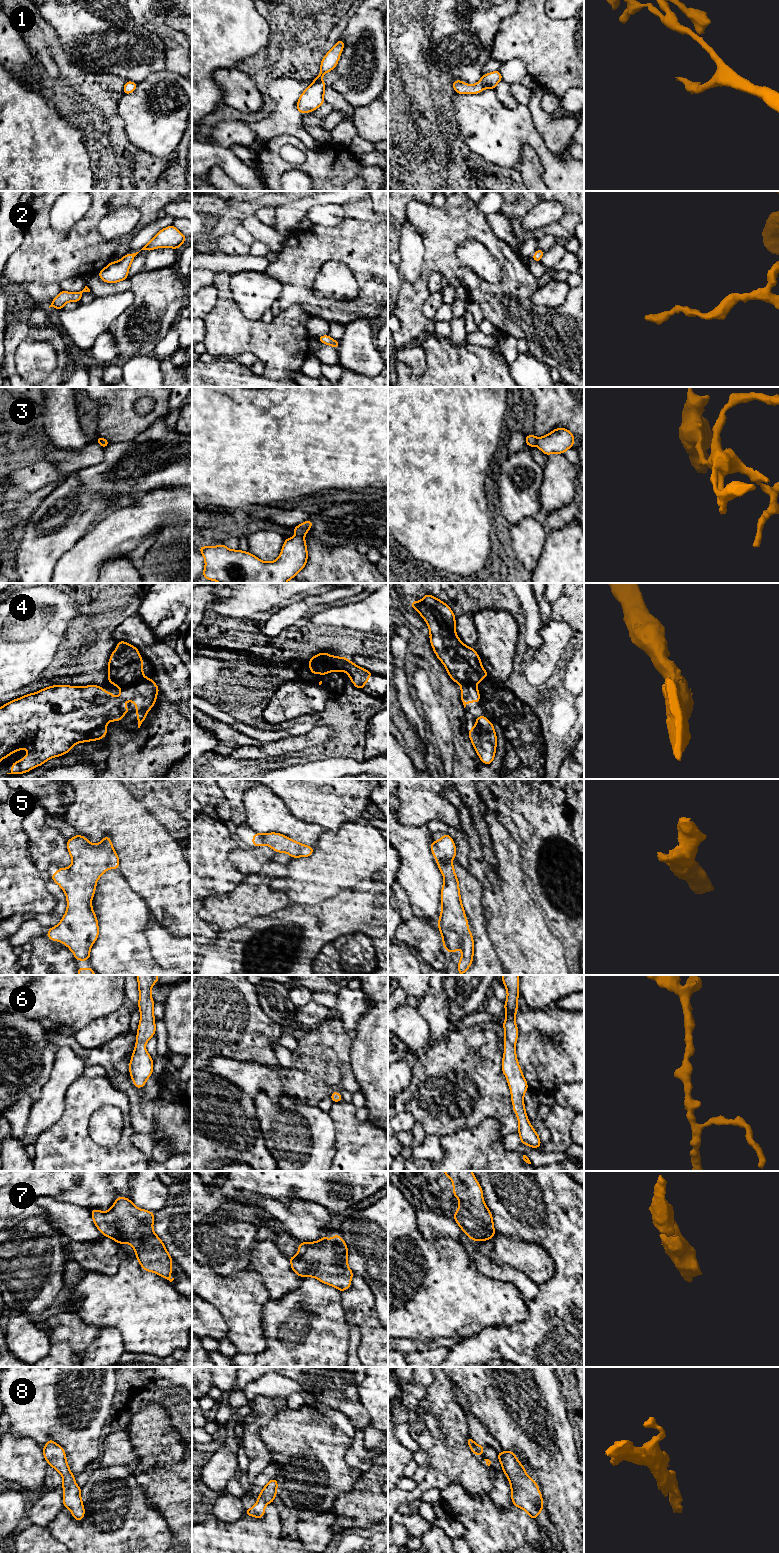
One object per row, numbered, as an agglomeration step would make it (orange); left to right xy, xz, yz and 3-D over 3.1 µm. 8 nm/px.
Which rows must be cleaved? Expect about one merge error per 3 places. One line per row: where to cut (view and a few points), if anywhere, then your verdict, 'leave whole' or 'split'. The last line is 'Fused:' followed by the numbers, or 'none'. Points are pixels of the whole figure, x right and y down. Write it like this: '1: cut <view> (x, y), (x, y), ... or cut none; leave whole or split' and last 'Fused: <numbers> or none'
1: cut none; leave whole
2: cut none; leave whole
3: cut xz (296, 534), (303, 537); split
4: cut xy (143, 676), (137, 682), (121, 688); split
5: cut none; leave whole
6: cut none; leave whole
7: cut none; leave whole
8: cut none; leave whole
Fused: 3, 4

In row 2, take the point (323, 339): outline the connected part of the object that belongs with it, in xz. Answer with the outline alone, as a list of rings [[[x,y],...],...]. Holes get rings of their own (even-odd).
[[[323,335],[318,337],[318,340],[323,344],[328,344],[334,348],[339,347],[339,341],[333,340],[329,335]]]

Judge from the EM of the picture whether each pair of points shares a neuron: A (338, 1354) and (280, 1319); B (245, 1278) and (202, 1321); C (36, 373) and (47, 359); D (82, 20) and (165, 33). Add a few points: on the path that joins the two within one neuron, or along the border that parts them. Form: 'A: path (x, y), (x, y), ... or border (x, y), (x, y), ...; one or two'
A: path (322, 1338), (314, 1330), (310, 1321), (296, 1321); one
B: border (202, 1298), (211, 1303), (220, 1312), (228, 1327); two
C: path (36, 370), (44, 362); one
D: border (146, 29), (155, 33), (162, 40), (165, 47); two

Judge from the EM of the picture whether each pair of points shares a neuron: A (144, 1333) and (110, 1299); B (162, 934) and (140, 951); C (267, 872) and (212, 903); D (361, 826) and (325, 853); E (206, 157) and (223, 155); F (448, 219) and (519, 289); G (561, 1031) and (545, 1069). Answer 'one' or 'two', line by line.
A: one
B: two
C: one
D: one
E: one
F: one
G: one

